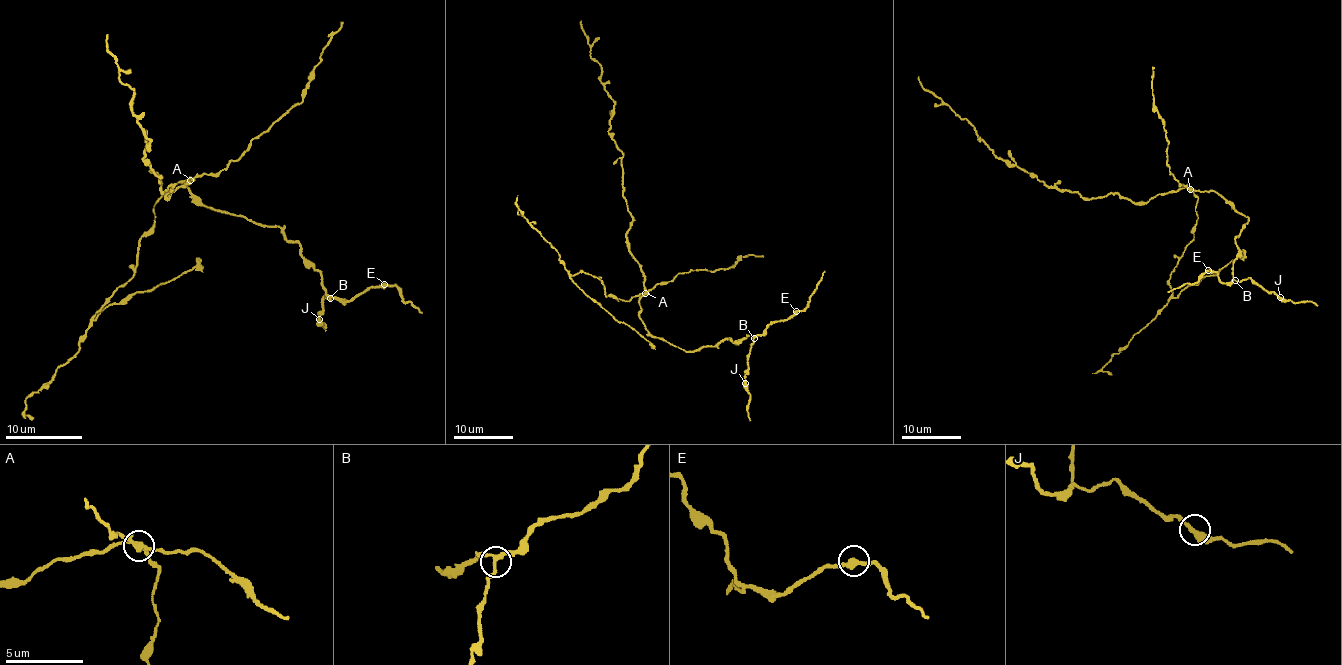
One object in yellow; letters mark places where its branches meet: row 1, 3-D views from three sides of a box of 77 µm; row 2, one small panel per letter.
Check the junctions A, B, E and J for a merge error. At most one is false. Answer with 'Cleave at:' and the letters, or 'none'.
Cleave at: A

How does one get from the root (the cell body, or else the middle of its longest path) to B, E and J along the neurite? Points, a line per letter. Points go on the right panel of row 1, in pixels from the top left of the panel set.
B: (1174, 191), (1183, 188), (1216, 191), (1248, 218), (1235, 238), (1238, 249), (1234, 262), (1235, 280)
E: (1174, 191), (1216, 191), (1248, 218), (1235, 238), (1238, 256), (1232, 280), (1223, 283), (1208, 270)
J: (1174, 191), (1216, 191), (1248, 218), (1235, 238), (1238, 256), (1234, 279), (1241, 282), (1250, 277), (1280, 297)

